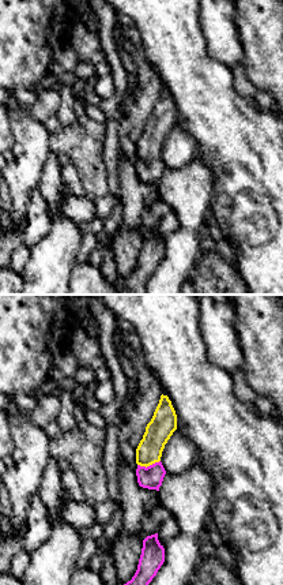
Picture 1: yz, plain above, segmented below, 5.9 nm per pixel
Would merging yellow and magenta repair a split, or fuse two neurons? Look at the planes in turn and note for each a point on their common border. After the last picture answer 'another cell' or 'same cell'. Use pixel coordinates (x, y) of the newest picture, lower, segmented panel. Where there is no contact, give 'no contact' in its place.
(148, 465)

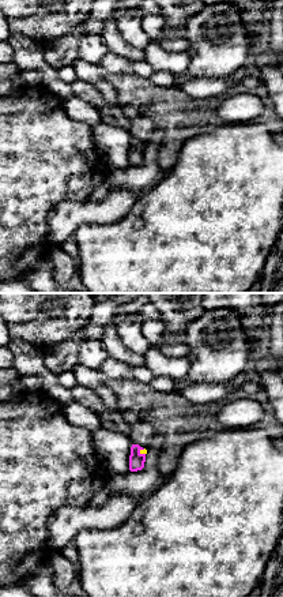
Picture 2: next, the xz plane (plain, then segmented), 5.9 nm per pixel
(142, 450)

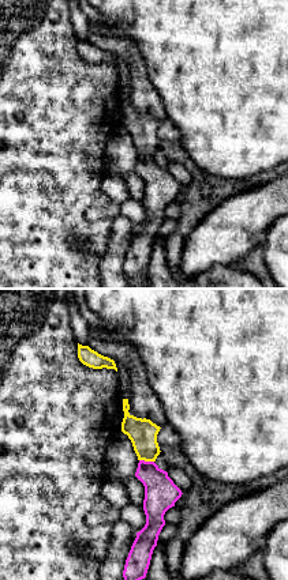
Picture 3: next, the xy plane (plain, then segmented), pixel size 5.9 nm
(146, 460)

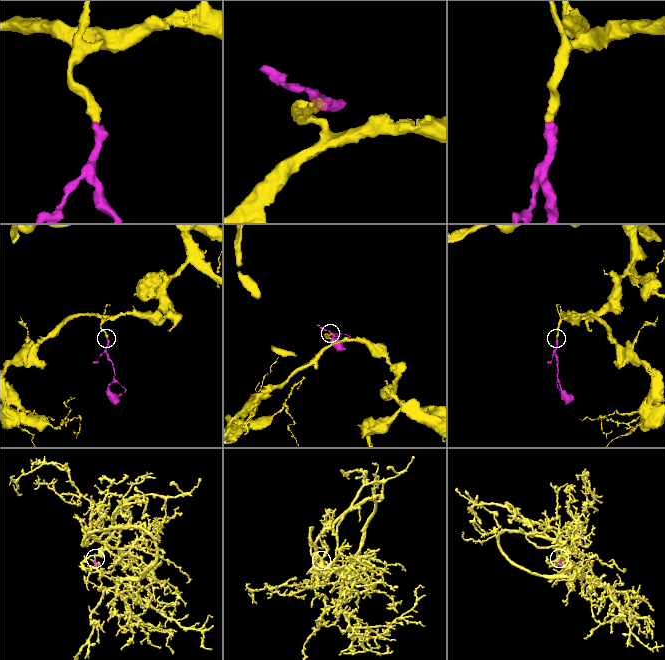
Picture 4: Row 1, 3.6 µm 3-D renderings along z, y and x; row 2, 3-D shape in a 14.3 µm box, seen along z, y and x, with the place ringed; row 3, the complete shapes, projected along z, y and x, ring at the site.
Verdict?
same cell

